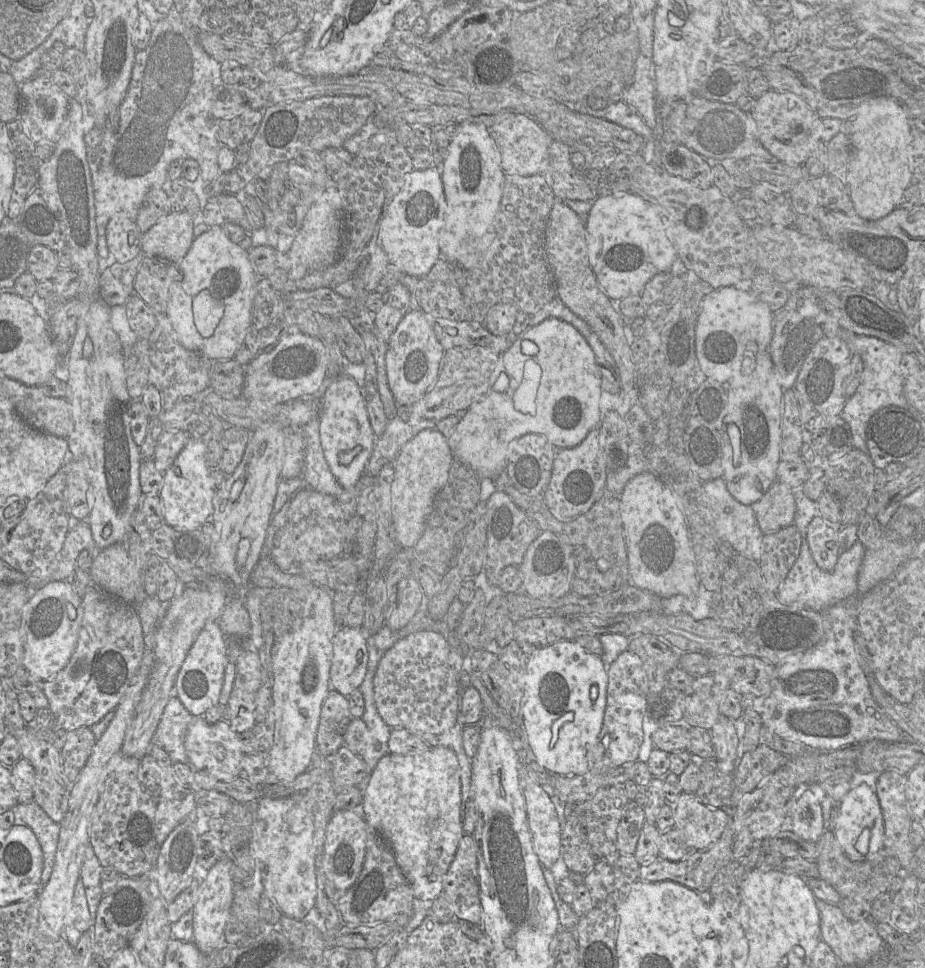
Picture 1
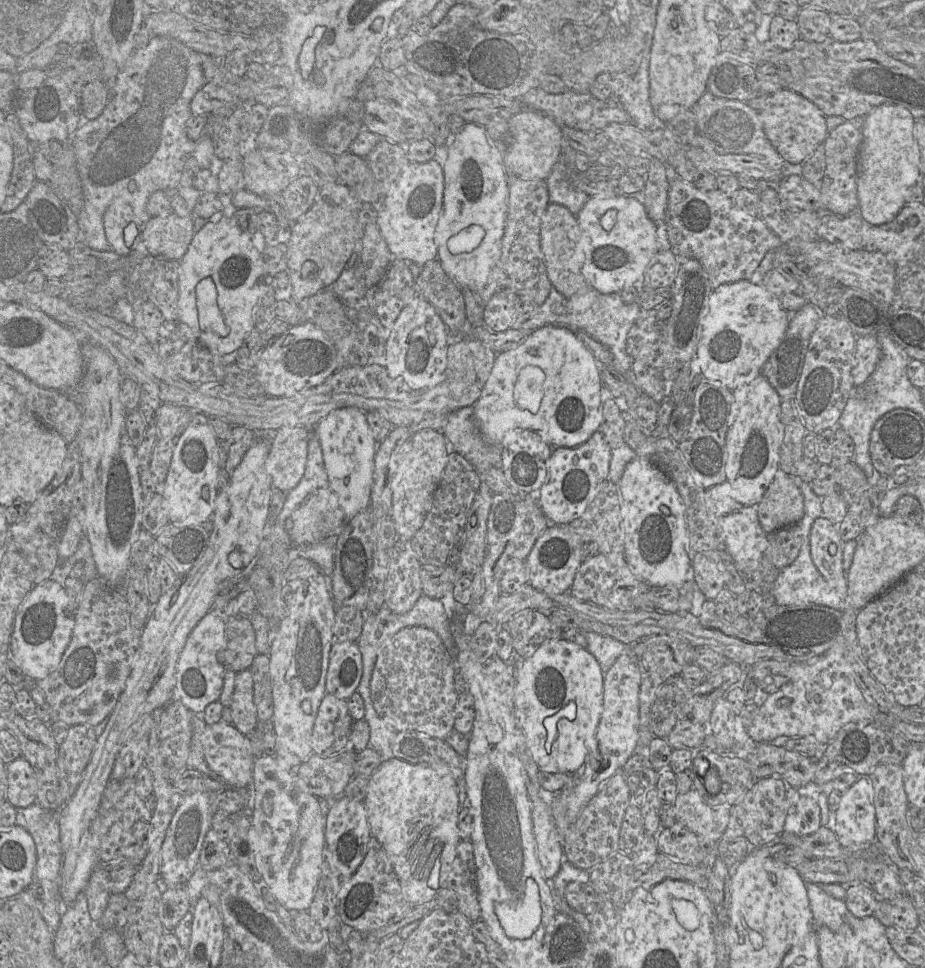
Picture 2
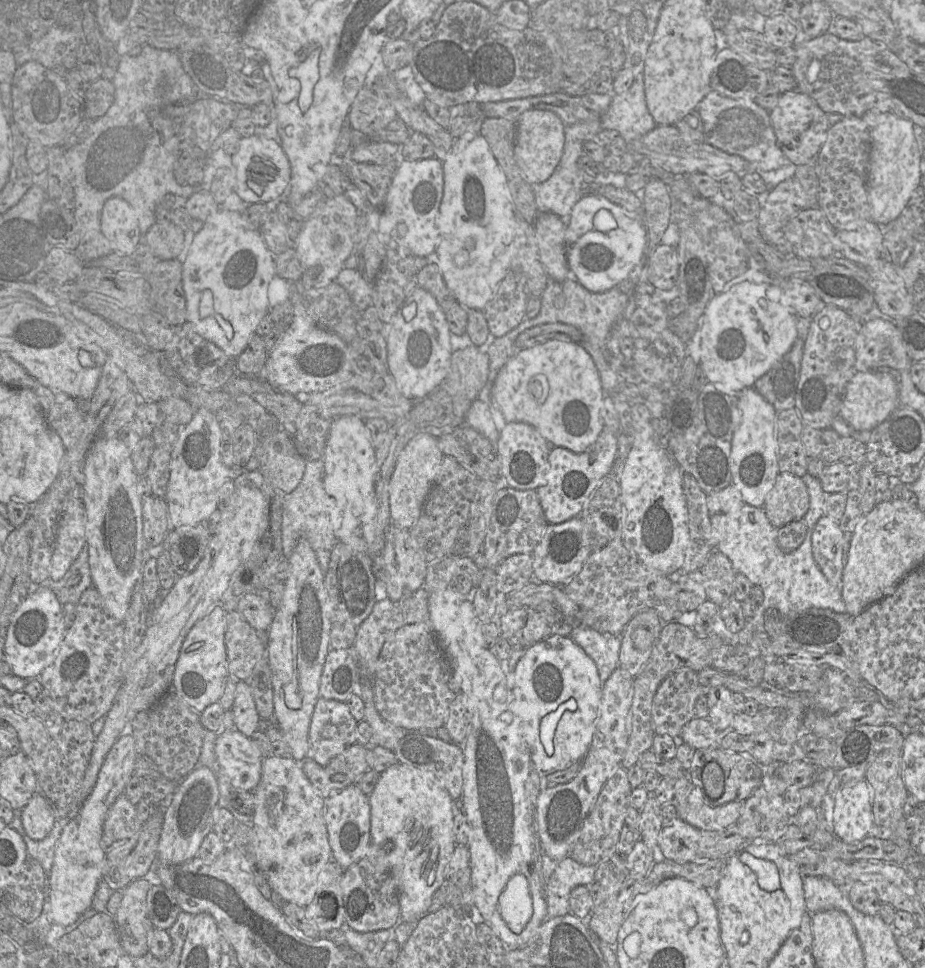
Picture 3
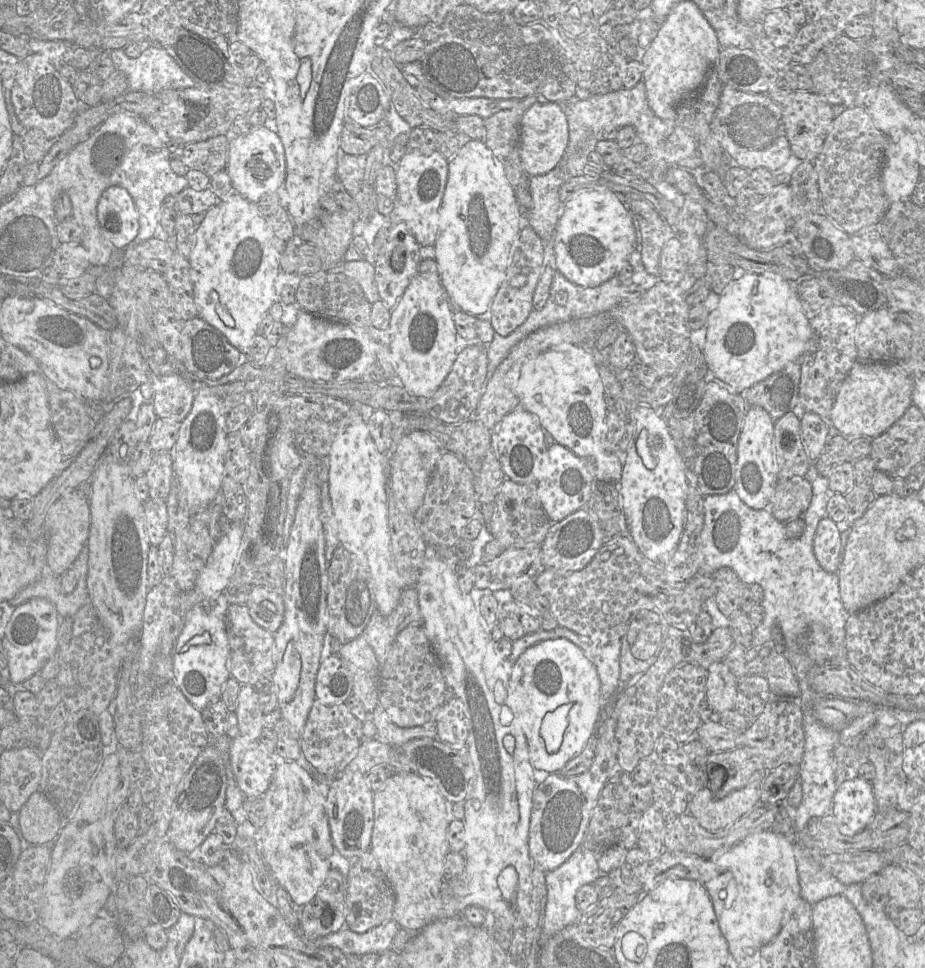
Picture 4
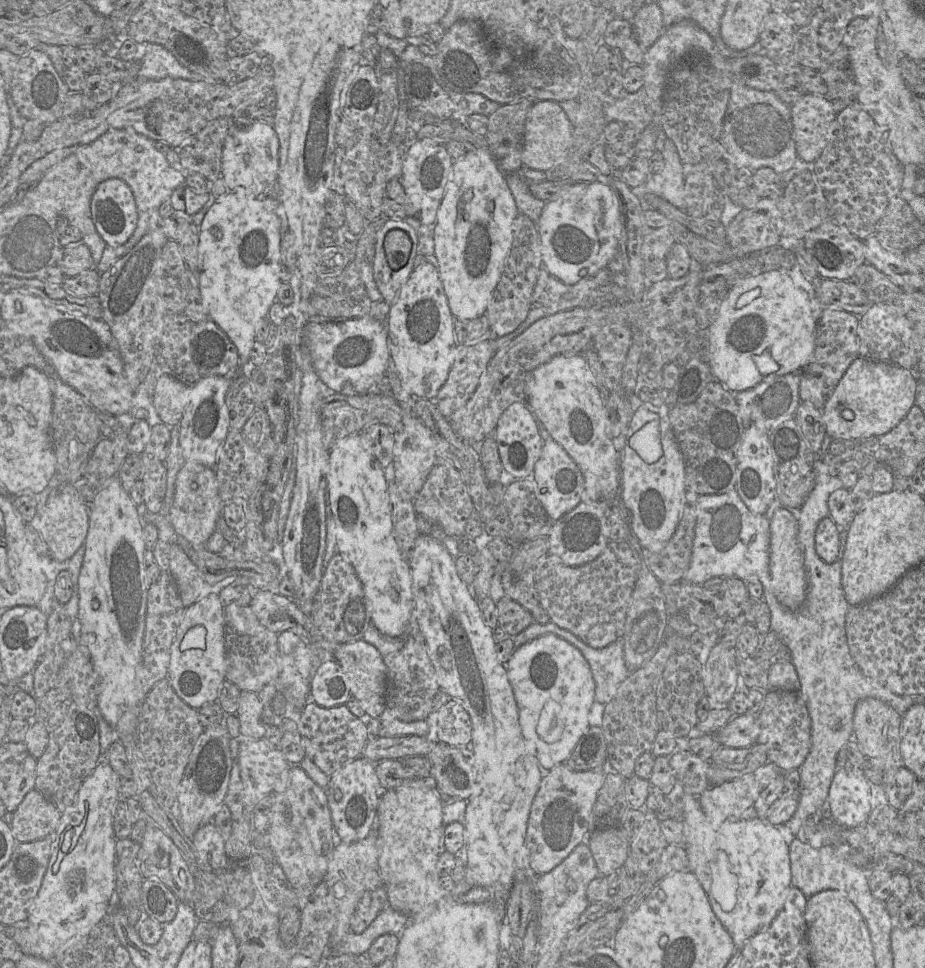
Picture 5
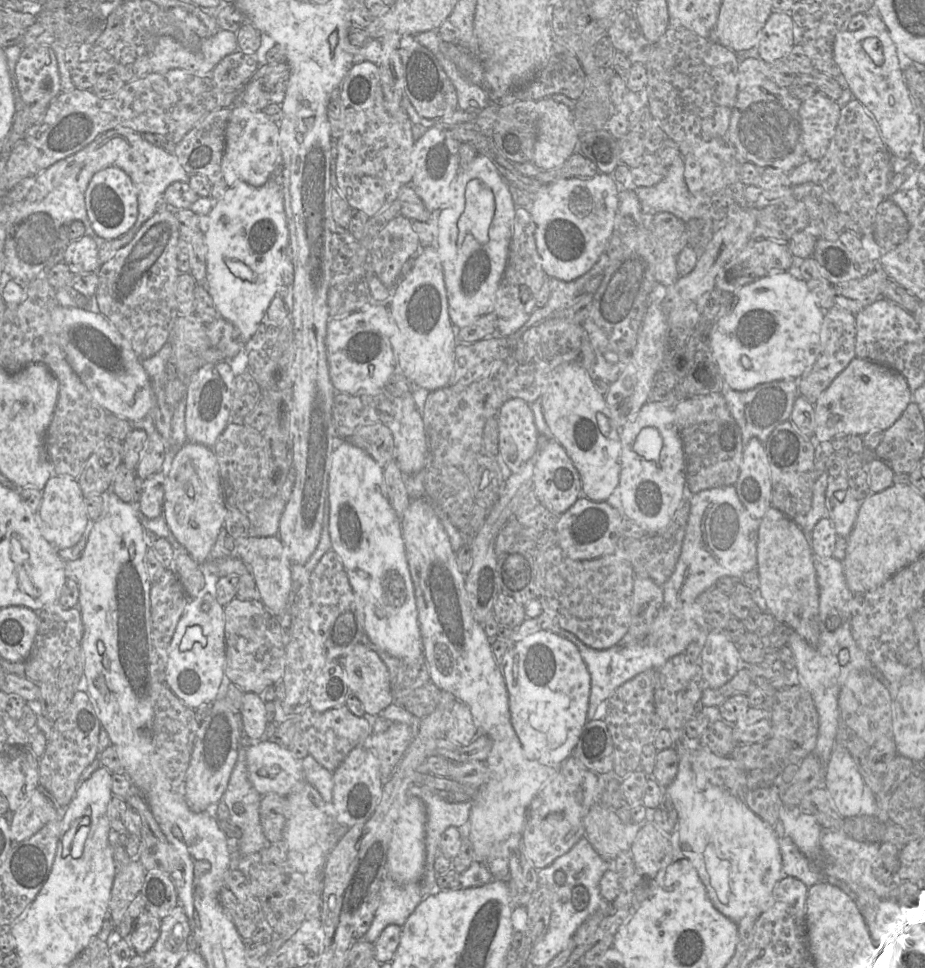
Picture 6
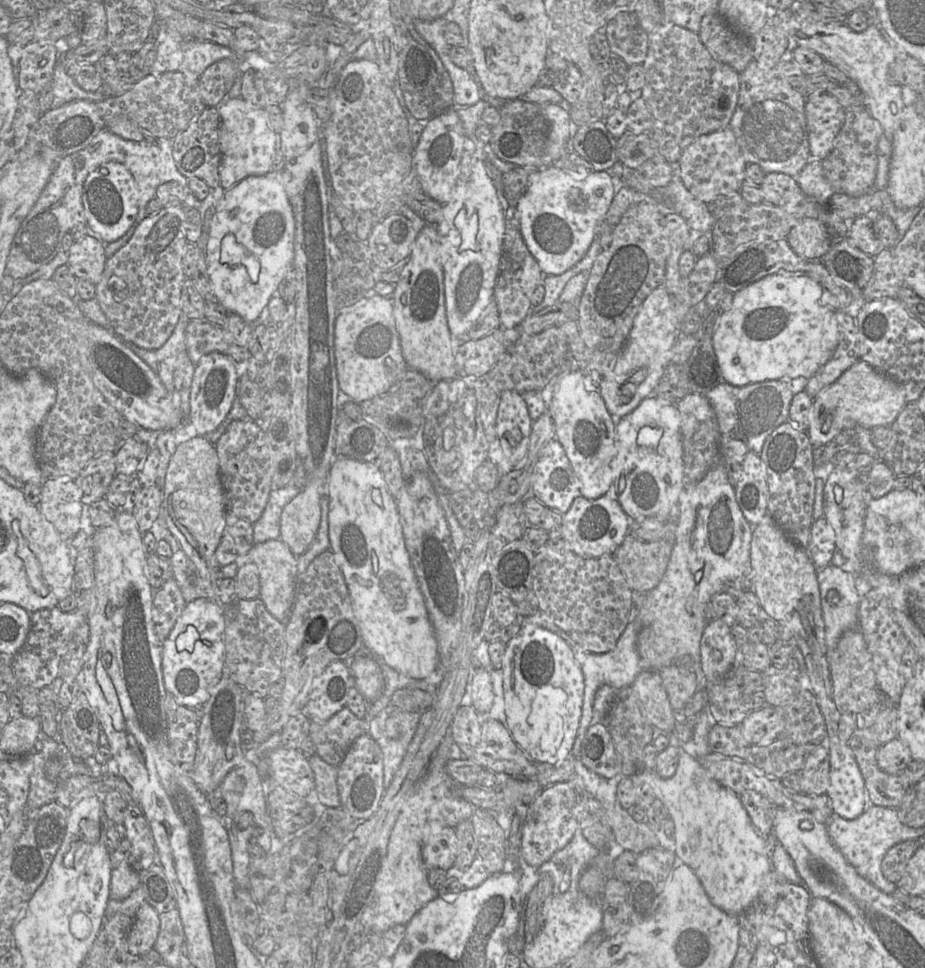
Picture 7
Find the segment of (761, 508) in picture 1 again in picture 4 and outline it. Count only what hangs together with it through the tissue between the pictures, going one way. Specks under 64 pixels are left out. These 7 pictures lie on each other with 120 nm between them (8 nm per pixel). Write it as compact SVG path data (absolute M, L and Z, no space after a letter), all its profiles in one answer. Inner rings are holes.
M805 478L778 480L769 510L780 522L802 517L812 498L811 483Z

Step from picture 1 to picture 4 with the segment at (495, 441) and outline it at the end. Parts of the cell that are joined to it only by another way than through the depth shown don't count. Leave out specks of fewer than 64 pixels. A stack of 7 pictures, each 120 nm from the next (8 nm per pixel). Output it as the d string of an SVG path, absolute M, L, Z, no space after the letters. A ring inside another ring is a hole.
M559 344L526 362L520 371L516 394L520 407L537 419L543 433L549 434L553 442L591 462L597 482L619 482L625 452L606 447L604 388L598 365L585 345Z

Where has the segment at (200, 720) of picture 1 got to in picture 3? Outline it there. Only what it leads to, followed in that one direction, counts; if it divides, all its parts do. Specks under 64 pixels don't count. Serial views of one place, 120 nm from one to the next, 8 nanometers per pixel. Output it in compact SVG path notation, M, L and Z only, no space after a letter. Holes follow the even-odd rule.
M236 728L221 730L215 741L215 756L234 789L253 791L257 787L263 756L250 737Z

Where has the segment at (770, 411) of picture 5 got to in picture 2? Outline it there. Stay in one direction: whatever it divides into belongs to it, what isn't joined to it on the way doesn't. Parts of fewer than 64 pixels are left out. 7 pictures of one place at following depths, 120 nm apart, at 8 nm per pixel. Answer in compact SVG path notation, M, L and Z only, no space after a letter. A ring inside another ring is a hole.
M807 302L798 311L790 313L789 324L783 341L771 353L761 369L761 374L768 380L781 399L795 397L811 335L822 315L824 314L821 314L817 307L810 302Z

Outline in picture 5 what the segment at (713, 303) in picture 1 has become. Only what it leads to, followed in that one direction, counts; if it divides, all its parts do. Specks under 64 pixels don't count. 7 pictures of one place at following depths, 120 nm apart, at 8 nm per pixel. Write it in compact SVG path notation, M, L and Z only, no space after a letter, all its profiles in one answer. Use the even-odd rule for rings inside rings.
M772 270L744 277L729 288L715 320L708 328L712 374L715 380L728 386L728 391L737 393L753 388L762 381L801 371L813 355L816 326L807 293L794 284L786 271Z

